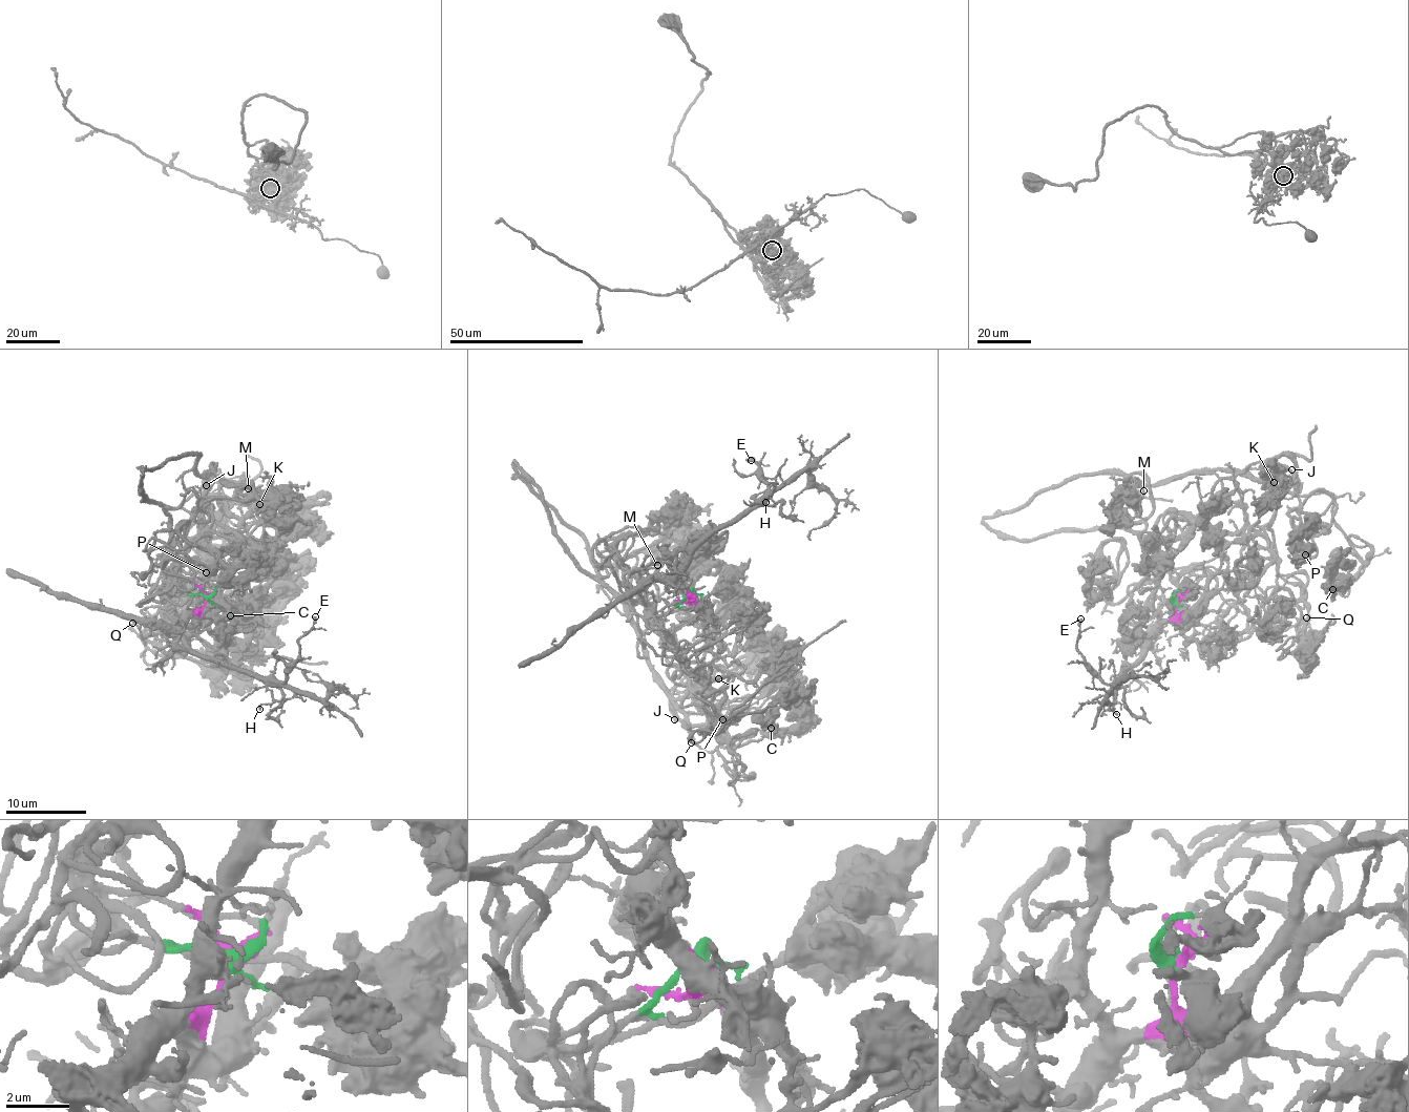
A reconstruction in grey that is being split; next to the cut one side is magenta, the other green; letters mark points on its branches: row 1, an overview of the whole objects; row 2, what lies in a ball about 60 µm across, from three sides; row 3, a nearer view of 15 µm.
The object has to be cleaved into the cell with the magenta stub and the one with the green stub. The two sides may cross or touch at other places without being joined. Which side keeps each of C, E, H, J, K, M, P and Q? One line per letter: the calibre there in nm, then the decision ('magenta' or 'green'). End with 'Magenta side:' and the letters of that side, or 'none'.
C: 160 nm | green
E: 240 nm | magenta
H: 150 nm | magenta
J: 180 nm | green
K: 200 nm | green
M: 220 nm | green
P: 280 nm | green
Q: 240 nm | green
Magenta side: E, H

